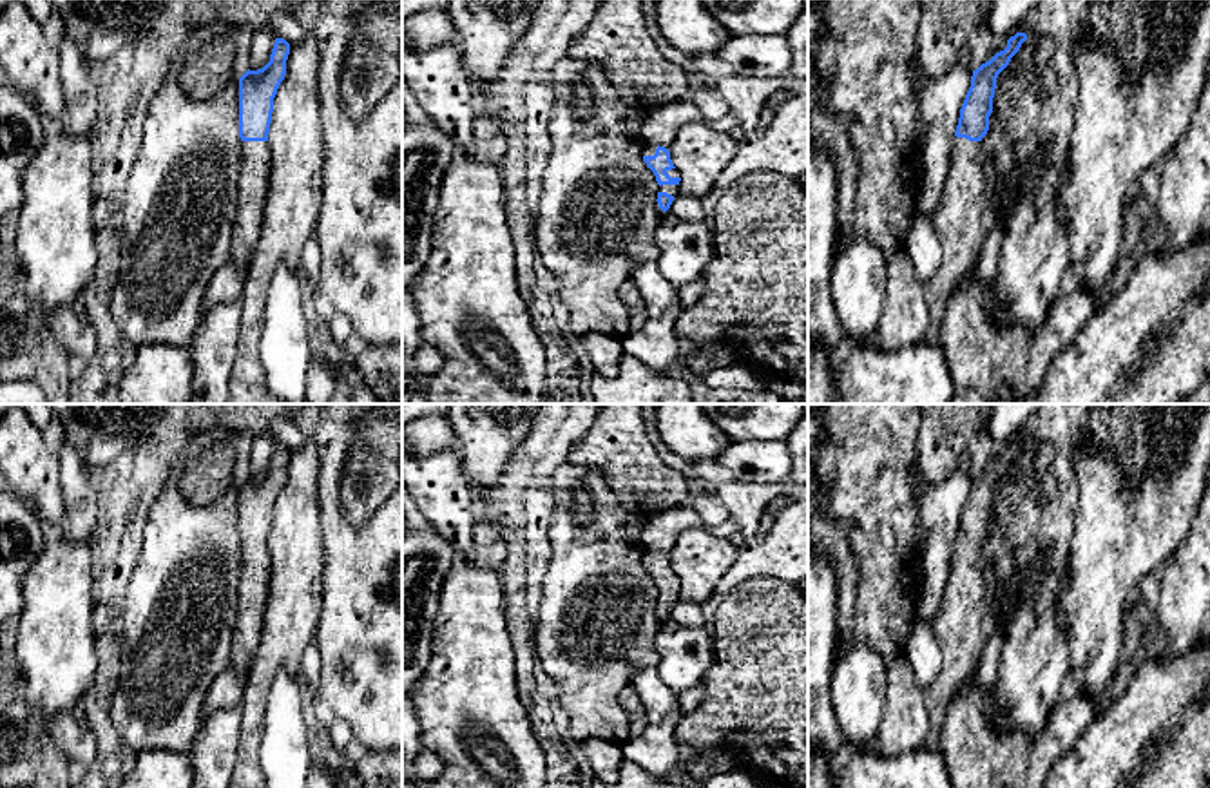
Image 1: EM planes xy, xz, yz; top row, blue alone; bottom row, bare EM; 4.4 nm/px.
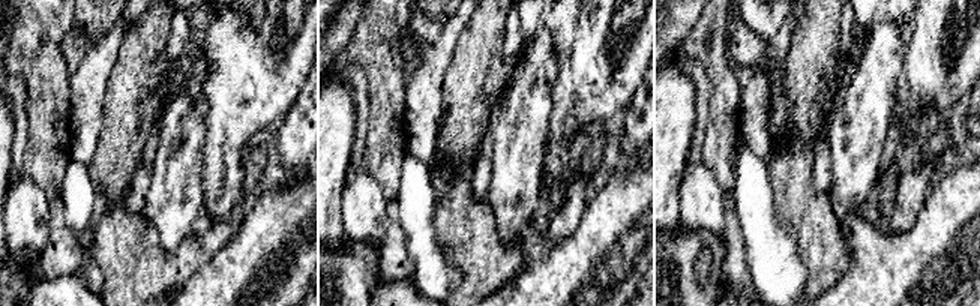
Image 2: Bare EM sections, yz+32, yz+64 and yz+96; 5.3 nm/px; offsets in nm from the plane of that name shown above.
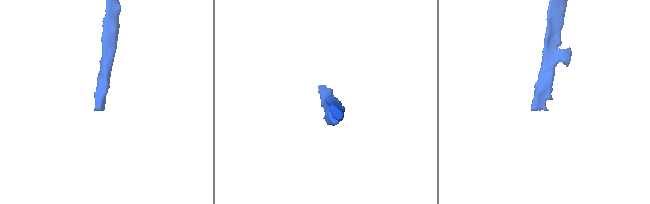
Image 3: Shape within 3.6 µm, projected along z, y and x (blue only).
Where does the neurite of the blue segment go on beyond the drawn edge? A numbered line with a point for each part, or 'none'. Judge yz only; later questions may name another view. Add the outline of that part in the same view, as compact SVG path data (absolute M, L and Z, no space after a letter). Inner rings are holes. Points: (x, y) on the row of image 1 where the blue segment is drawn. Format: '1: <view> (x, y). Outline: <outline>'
1: yz (968, 209). Outline: M955 136L944 192L931 214L942 245L942 263L926 286L929 326L924 344L940 339L953 290L975 270L982 245L998 219L998 190L989 183L989 174L991 158L982 141Z

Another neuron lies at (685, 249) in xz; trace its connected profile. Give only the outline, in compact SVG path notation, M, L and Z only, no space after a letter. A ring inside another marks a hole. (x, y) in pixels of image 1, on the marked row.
M668 210L656 232L659 272L676 286L690 284L703 277L715 255L714 228L703 223L687 223Z

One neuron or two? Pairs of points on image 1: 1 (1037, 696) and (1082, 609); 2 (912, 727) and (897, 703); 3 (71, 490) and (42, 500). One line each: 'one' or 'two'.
1: two
2: one
3: two

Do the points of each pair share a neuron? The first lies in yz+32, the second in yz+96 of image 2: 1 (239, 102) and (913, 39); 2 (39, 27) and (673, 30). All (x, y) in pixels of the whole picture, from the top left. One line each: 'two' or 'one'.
1: one
2: two

